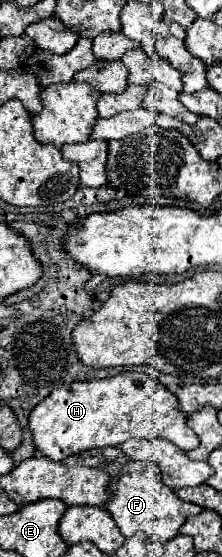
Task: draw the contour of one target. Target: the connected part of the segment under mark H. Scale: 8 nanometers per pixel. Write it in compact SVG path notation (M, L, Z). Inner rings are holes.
M122 372L112 378L104 380L90 380L90 382L72 382L70 386L62 386L48 394L28 416L28 426L32 430L32 440L36 450L50 458L50 460L64 460L72 454L80 454L92 448L104 446L120 446L128 438L164 438L178 446L180 450L188 452L198 446L196 434L188 428L186 416L178 410L178 398L160 386L156 380L148 378L142 372Z

